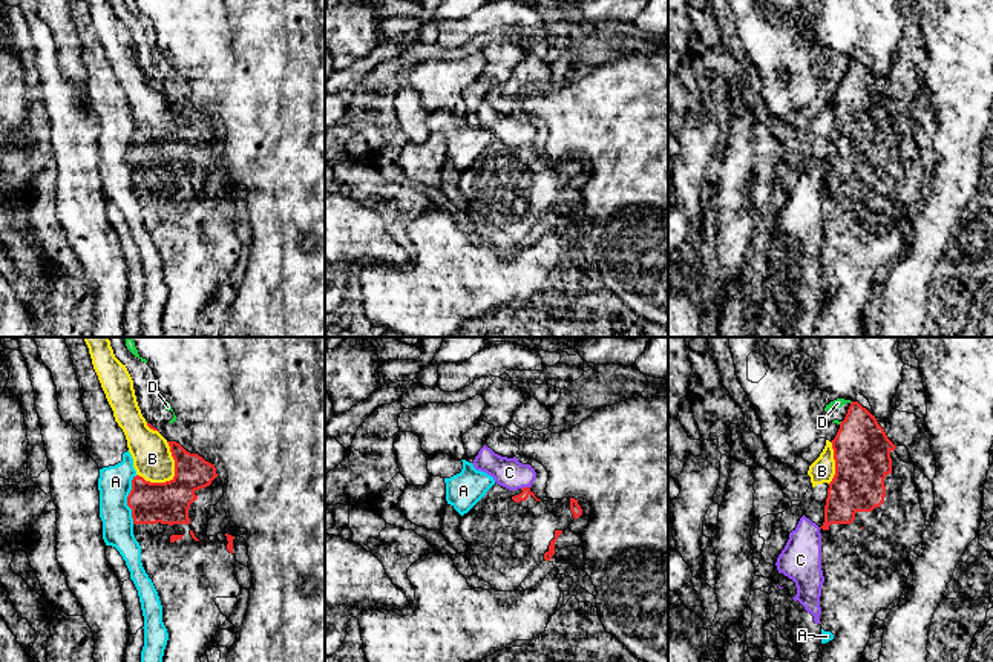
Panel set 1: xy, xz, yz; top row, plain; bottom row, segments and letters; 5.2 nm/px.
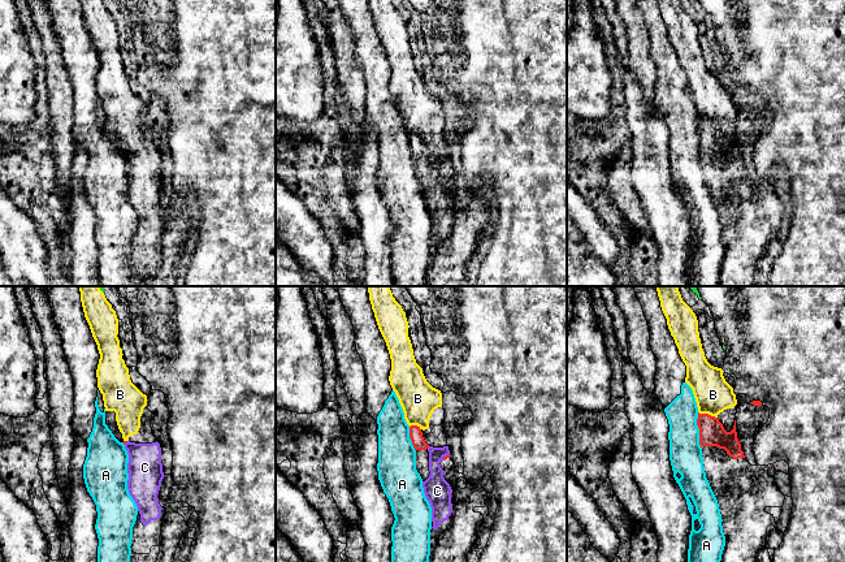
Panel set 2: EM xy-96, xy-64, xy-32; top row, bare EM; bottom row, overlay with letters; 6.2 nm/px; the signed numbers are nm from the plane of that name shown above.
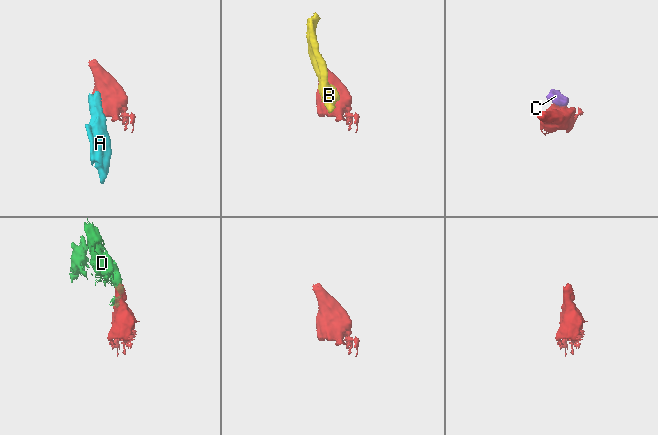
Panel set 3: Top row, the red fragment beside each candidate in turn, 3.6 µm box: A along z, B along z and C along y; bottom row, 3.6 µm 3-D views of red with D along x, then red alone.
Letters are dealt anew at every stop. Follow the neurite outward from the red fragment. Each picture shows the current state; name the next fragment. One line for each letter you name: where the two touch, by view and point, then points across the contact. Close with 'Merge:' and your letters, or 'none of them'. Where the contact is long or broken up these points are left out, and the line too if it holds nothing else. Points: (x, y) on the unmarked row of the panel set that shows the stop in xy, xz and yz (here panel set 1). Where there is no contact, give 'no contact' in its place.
Merge: none of them

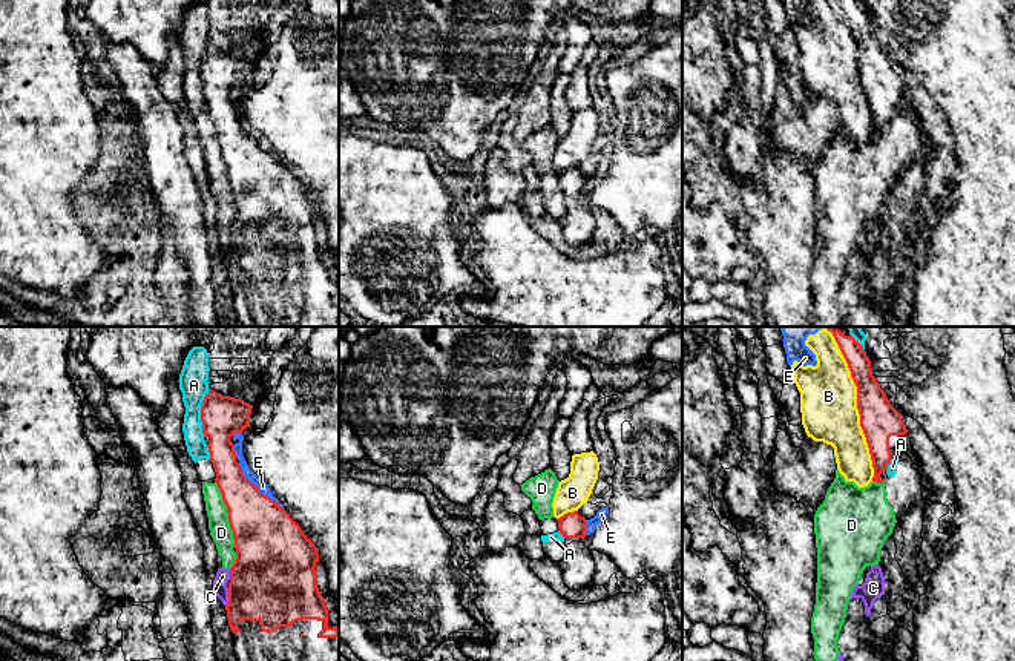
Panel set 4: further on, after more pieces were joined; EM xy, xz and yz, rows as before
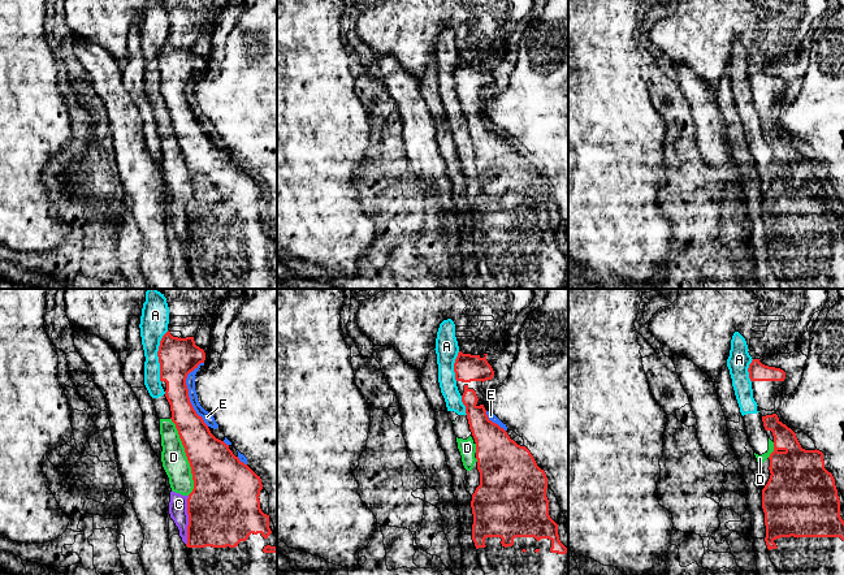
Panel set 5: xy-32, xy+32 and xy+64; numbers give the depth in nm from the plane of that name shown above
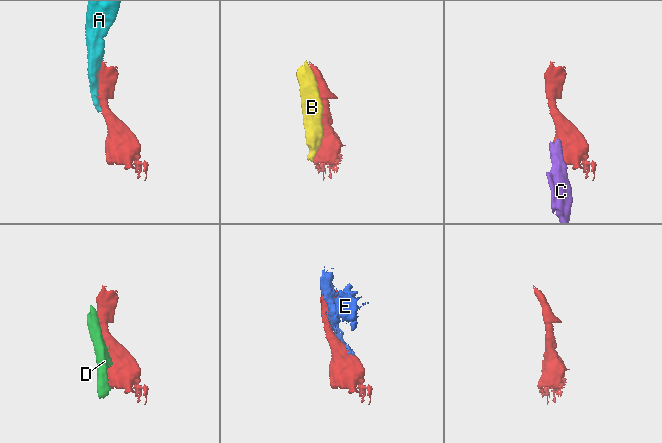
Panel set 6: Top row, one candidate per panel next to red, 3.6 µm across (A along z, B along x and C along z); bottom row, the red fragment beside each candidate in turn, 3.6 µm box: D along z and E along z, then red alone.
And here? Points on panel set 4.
Merge: none of them

